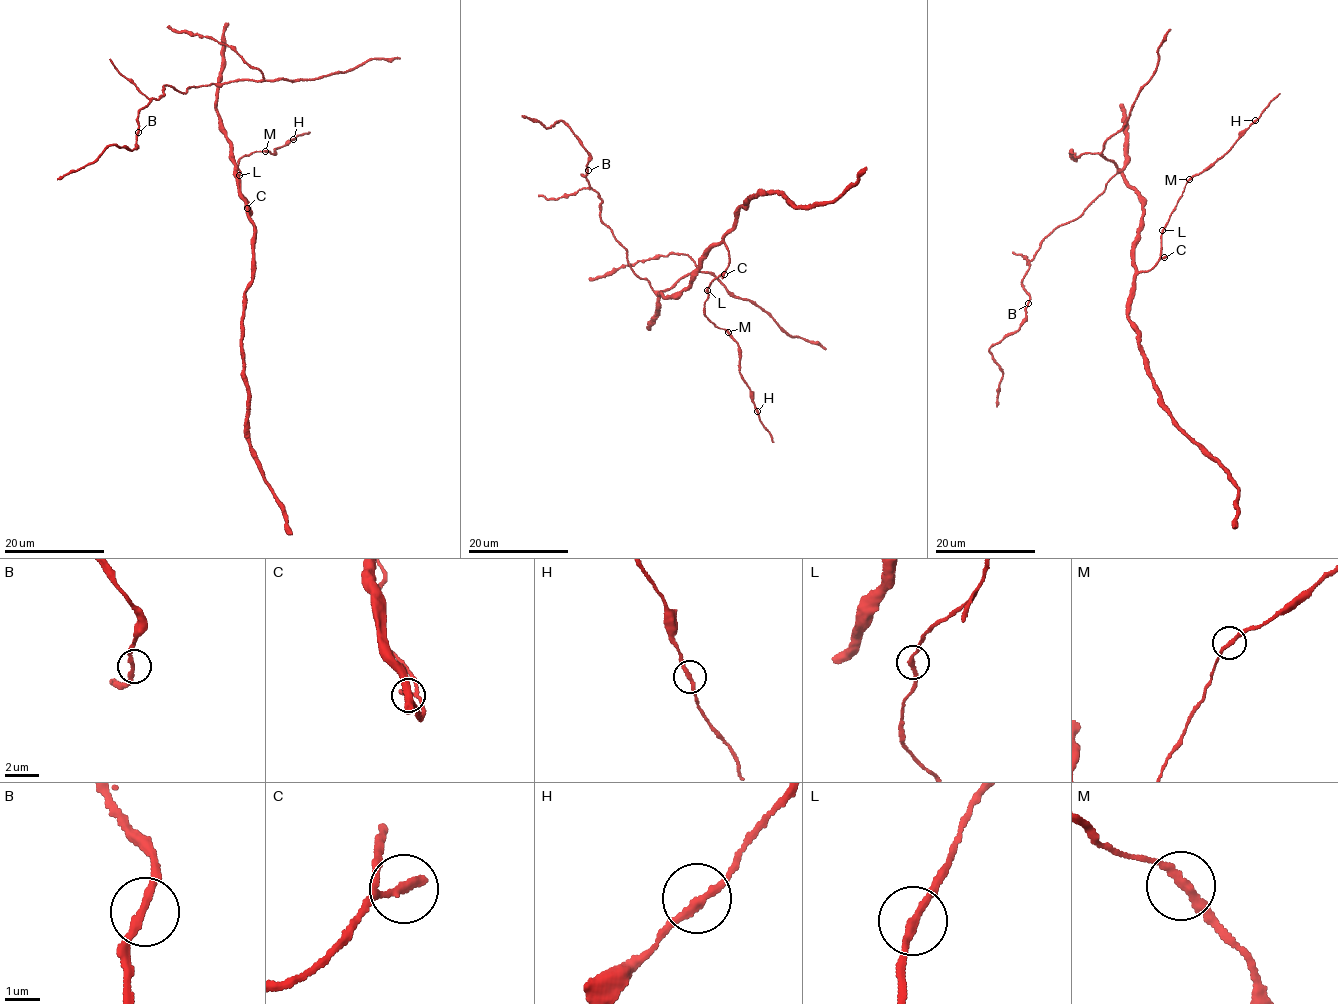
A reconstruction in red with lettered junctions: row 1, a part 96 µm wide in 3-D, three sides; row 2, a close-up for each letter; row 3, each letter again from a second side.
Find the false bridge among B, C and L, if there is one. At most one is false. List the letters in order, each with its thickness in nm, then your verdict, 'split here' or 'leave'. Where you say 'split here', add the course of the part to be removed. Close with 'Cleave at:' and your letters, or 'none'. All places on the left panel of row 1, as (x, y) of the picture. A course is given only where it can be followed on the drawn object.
B: 220 nm thick; leave
C: 220 nm thick; leave
L: 220 nm thick; leave
Cleave at: none

